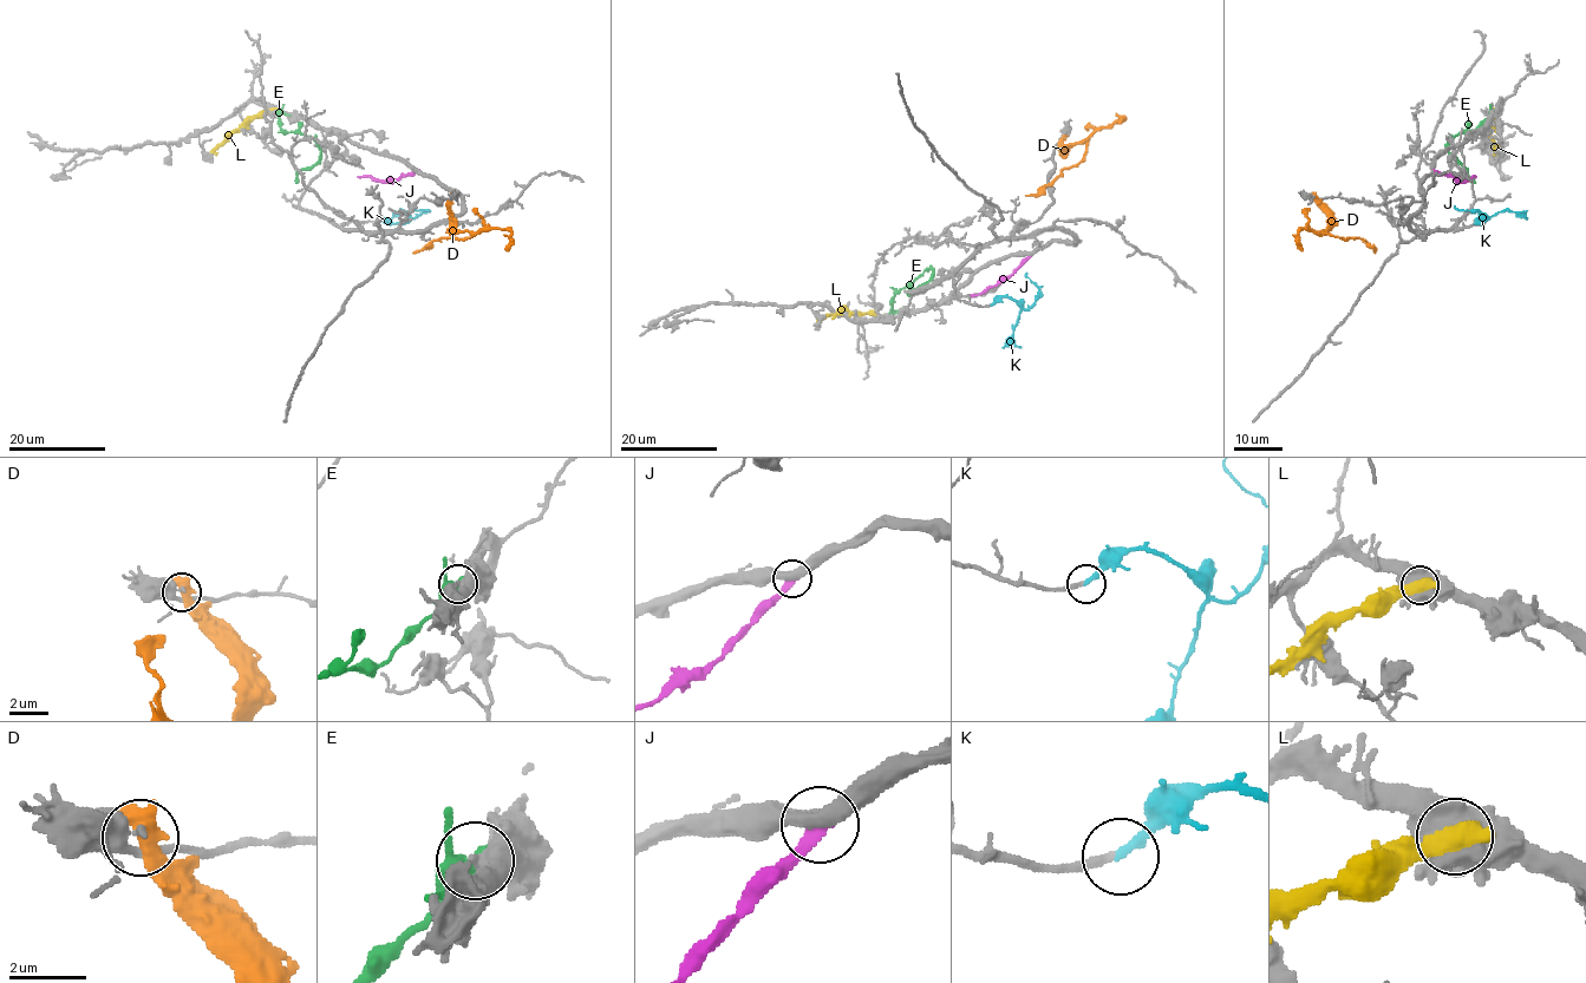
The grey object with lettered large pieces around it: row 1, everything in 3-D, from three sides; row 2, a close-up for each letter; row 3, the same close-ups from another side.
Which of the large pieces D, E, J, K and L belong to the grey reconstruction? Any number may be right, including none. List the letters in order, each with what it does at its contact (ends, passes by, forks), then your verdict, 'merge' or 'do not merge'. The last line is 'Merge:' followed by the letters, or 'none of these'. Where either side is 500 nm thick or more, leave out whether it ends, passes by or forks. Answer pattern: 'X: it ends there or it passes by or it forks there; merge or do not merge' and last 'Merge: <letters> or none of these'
D: do not merge
E: do not merge
J: it ends there; do not merge
K: it ends there; merge
L: do not merge
Merge: K

